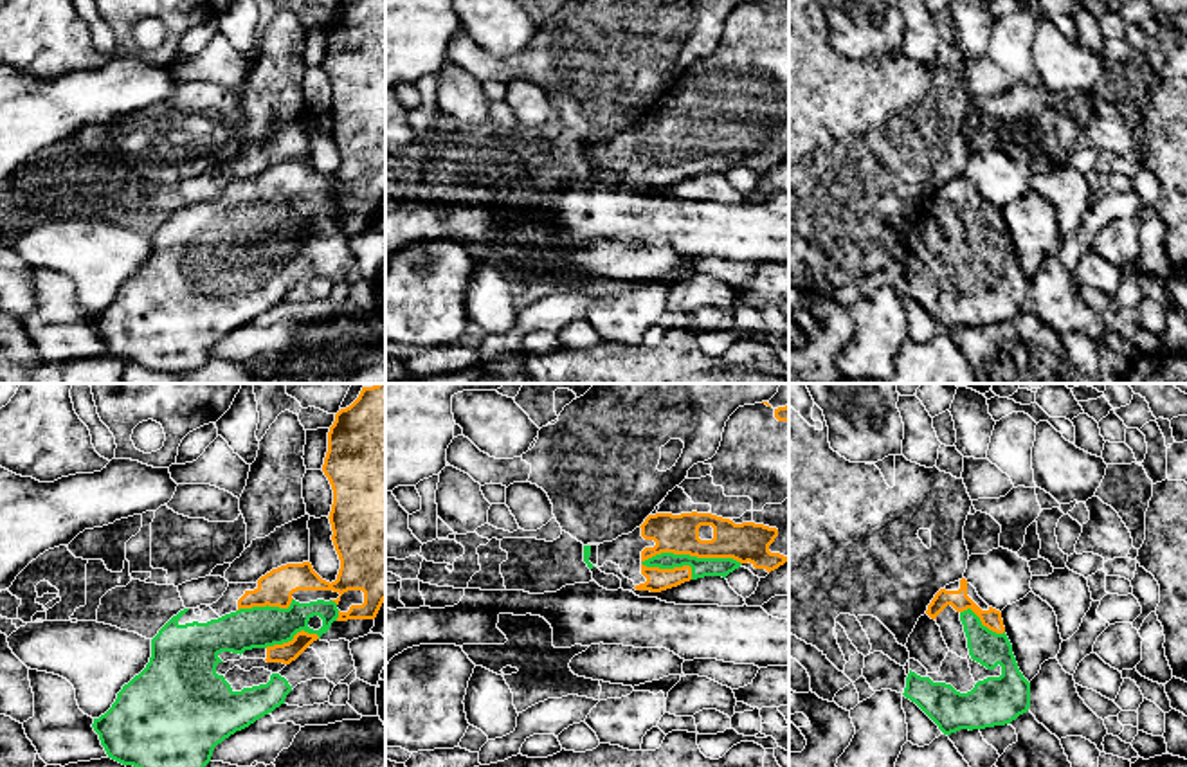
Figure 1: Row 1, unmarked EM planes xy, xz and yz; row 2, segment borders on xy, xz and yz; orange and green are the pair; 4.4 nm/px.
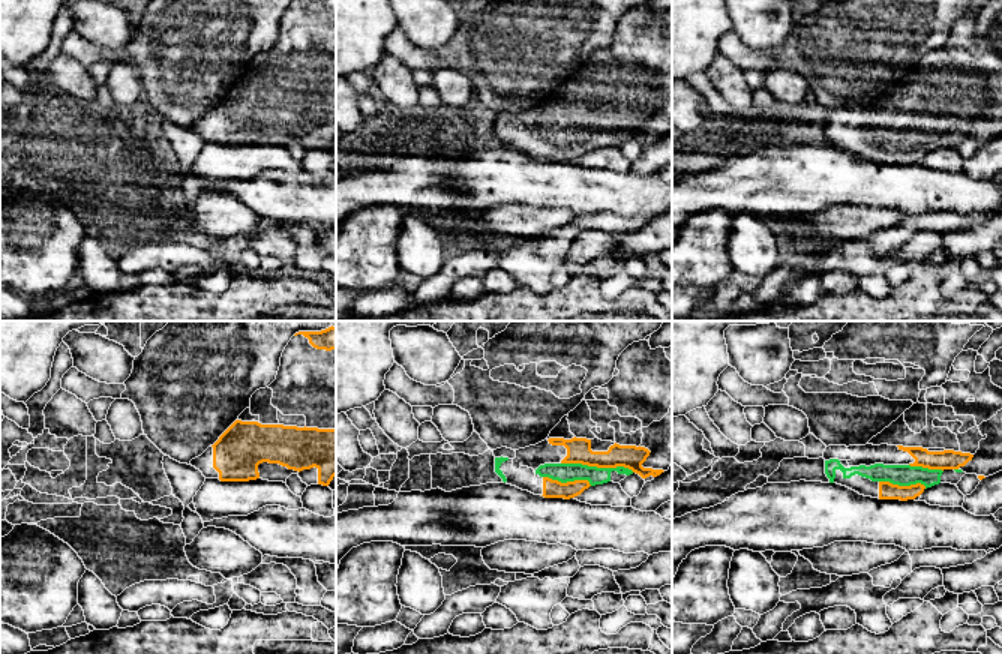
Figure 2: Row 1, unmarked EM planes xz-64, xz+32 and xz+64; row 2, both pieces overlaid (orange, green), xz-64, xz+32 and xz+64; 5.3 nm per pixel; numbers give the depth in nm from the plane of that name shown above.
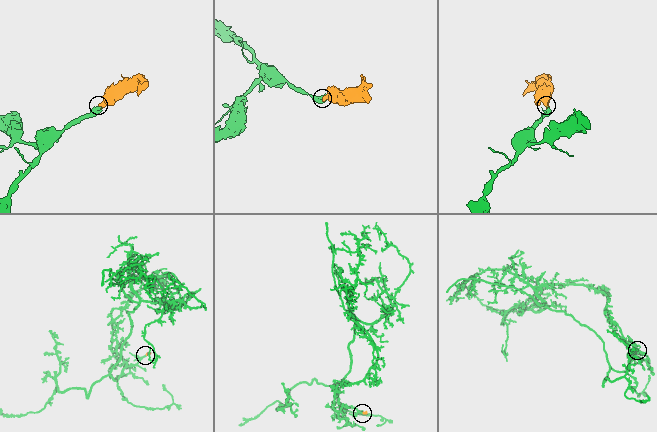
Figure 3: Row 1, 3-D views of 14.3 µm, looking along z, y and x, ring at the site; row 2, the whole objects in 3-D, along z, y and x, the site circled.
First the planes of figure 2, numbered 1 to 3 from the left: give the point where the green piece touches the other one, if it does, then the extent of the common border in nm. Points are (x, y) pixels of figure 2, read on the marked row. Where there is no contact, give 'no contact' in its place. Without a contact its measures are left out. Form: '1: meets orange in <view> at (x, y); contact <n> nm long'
1: no contact
2: meets orange in xz+32 at (597, 467); contact 400 nm long
3: meets orange in xz+64 at (903, 486); contact 260 nm long

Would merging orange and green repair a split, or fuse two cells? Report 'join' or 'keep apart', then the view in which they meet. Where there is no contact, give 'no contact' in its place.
join | xz

